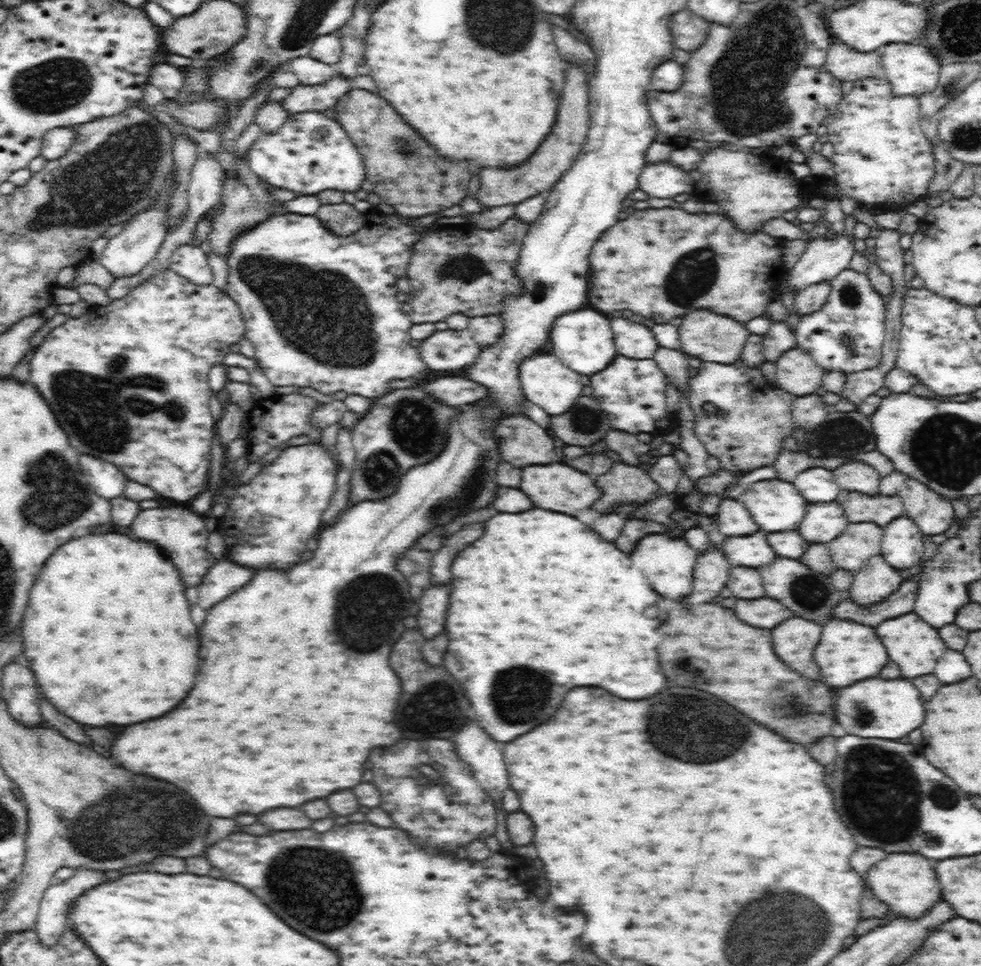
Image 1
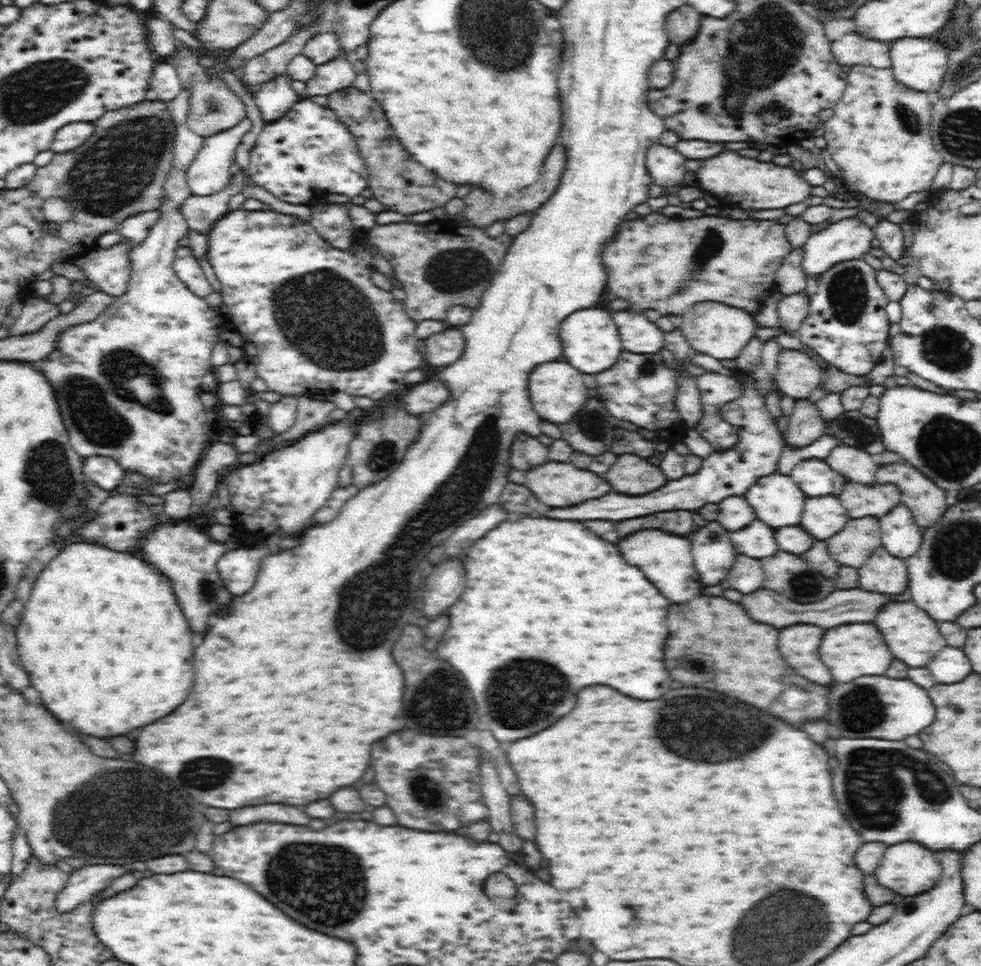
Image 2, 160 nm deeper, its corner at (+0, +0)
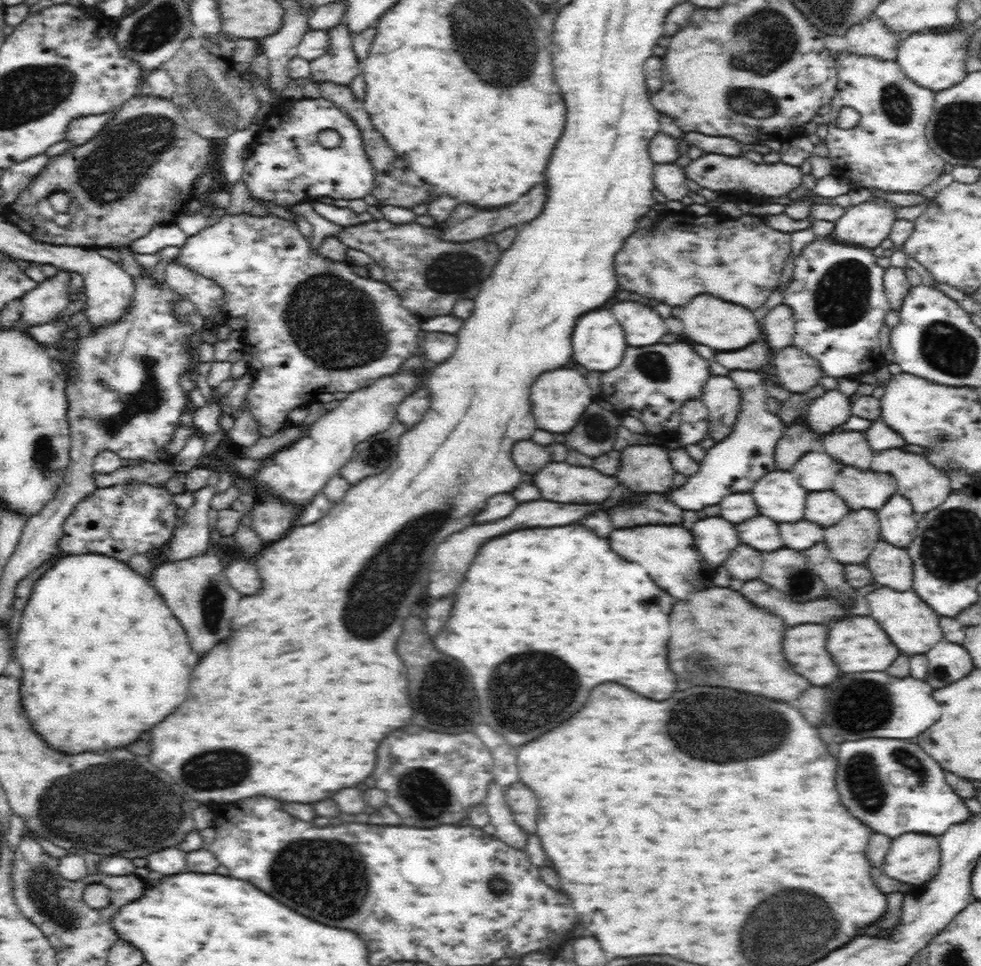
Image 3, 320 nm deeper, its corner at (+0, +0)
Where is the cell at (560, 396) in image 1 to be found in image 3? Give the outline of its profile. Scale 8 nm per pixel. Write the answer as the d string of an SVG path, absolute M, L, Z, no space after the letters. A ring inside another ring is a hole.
M556 368L540 374L534 380L530 392L531 408L536 416L538 428L554 432L554 434L570 432L576 426L584 408L588 408L595 397L592 396L592 390L588 386L585 376L570 368L560 368L560 370Z

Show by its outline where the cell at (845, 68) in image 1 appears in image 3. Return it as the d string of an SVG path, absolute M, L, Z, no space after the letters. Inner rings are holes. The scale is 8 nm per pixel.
M867 19L851 26L845 37L848 51L858 55L874 55L882 60L895 60L901 41L896 37L896 32L888 30L884 23L876 19Z

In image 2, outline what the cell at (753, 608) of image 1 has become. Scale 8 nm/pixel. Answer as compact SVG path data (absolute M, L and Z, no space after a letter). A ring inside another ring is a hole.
M858 586L856 590L836 590L816 604L798 604L778 592L764 590L764 588L742 596L742 606L750 618L764 622L764 624L772 624L776 628L784 628L784 626L792 626L792 624L816 624L822 628L834 628L834 626L852 624L852 622L872 622L878 614L880 606L886 602L892 602L892 598L878 593L872 594L870 591L864 592Z

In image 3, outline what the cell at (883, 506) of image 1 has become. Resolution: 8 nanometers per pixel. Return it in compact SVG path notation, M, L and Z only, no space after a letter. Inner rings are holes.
M844 468L834 480L834 492L852 508L878 510L896 492L896 480L892 476L876 474L872 470L860 472L860 468Z

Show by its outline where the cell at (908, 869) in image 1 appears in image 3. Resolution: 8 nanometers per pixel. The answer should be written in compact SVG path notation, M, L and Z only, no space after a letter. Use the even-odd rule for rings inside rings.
M906 833L892 840L882 871L890 879L918 886L938 874L940 863L937 836Z

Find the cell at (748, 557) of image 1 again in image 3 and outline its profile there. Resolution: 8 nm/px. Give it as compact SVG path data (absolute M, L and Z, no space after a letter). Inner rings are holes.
M754 516L742 524L736 524L736 528L744 544L758 548L762 552L784 546L778 534L778 524L774 520L768 520L766 516Z

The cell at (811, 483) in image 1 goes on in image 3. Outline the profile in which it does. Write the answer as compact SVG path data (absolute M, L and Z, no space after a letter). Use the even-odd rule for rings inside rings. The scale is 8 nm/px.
M810 451L796 461L792 474L798 476L800 484L806 490L816 492L816 490L830 490L838 470L840 468L836 466L836 461L830 455Z

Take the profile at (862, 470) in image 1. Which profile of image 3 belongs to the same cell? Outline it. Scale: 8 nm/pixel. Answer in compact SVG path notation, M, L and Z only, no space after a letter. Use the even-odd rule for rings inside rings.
M853 428L849 431L834 431L823 434L822 439L825 453L834 461L848 466L858 466L862 470L870 466L874 452L863 431Z

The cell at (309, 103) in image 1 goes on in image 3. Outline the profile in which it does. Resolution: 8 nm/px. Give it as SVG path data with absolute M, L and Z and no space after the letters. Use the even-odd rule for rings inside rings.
M344 24L333 26L327 31L329 47L327 51L309 61L312 82L334 83L348 86L361 73L360 60L356 57L353 47L353 35Z

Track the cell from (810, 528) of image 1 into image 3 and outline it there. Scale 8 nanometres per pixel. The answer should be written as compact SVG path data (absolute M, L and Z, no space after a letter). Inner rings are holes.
M810 492L806 500L806 520L814 520L820 526L832 526L848 514L848 506L834 492Z

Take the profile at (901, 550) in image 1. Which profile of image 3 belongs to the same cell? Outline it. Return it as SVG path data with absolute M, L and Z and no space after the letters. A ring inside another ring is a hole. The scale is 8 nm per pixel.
M898 493L883 506L878 510L881 538L898 548L907 548L918 526L912 503Z

